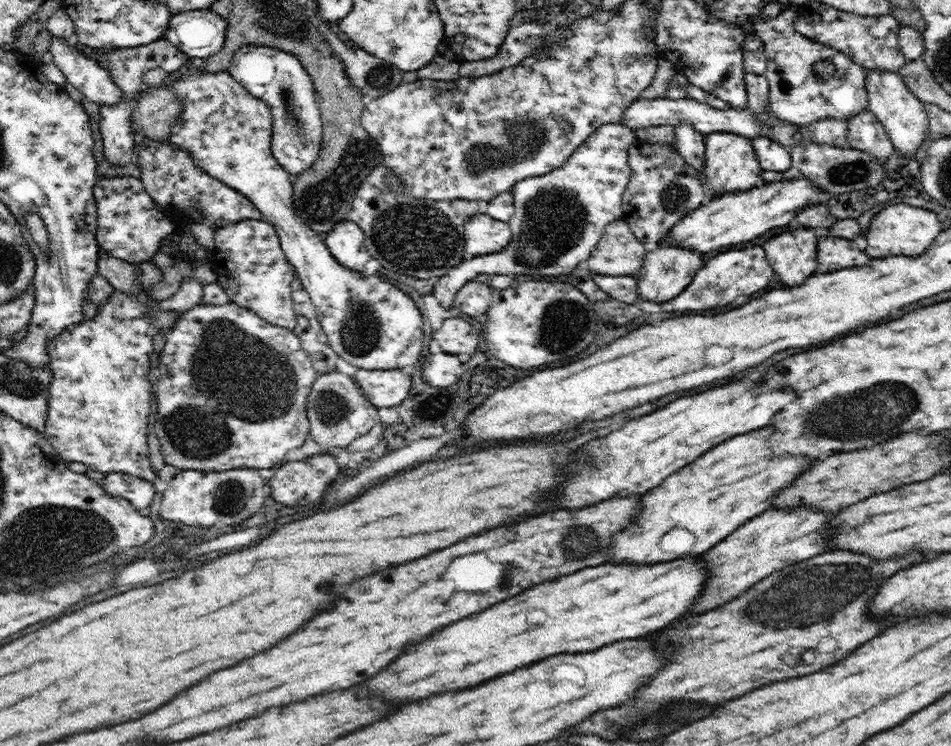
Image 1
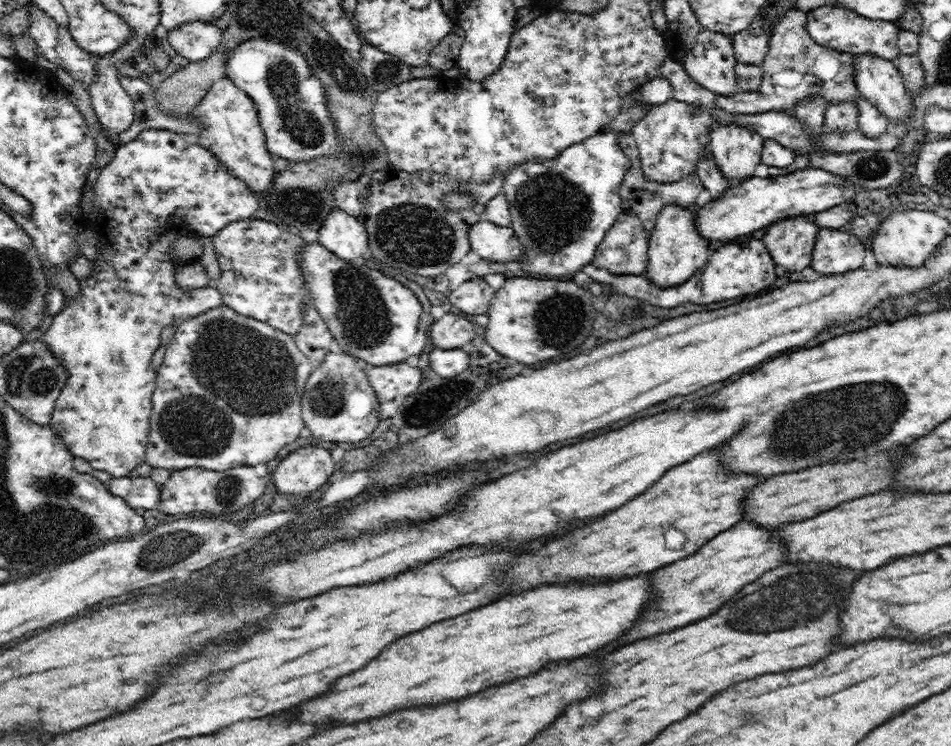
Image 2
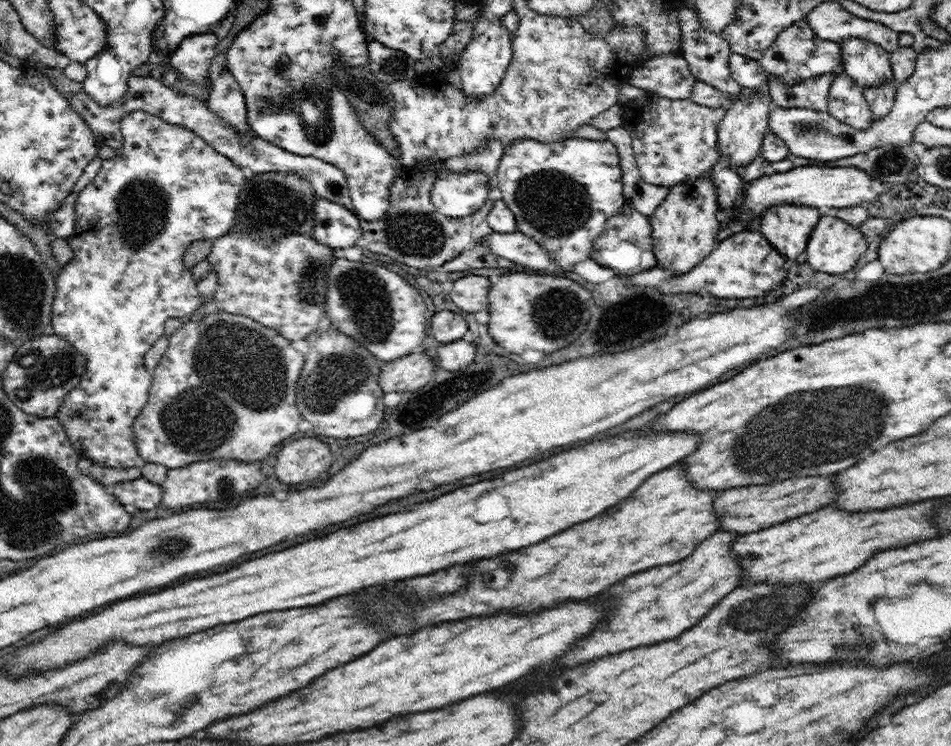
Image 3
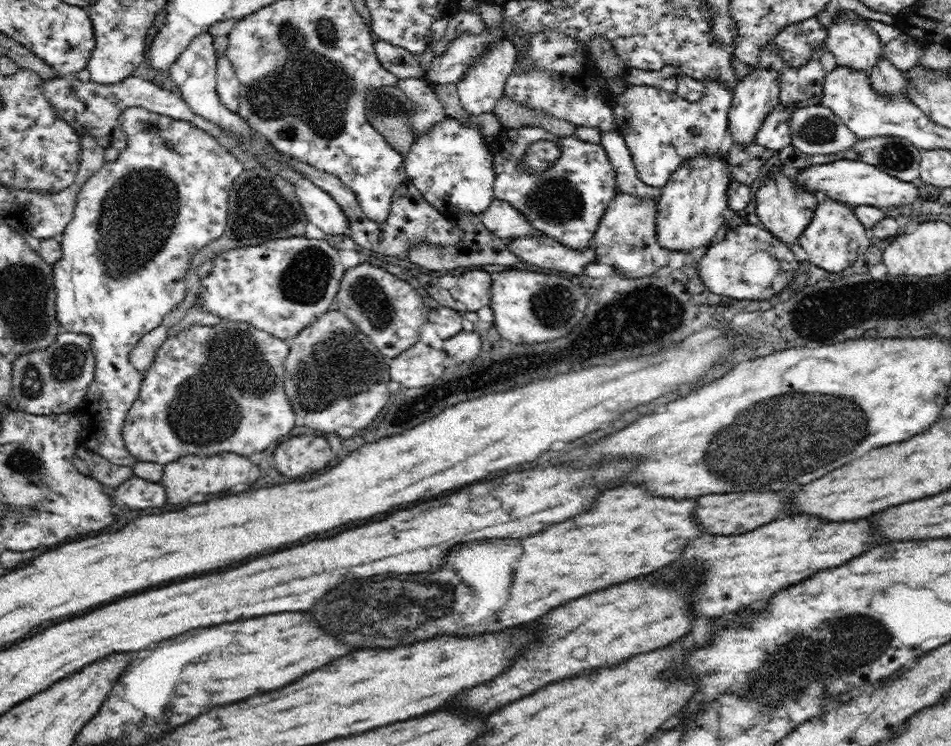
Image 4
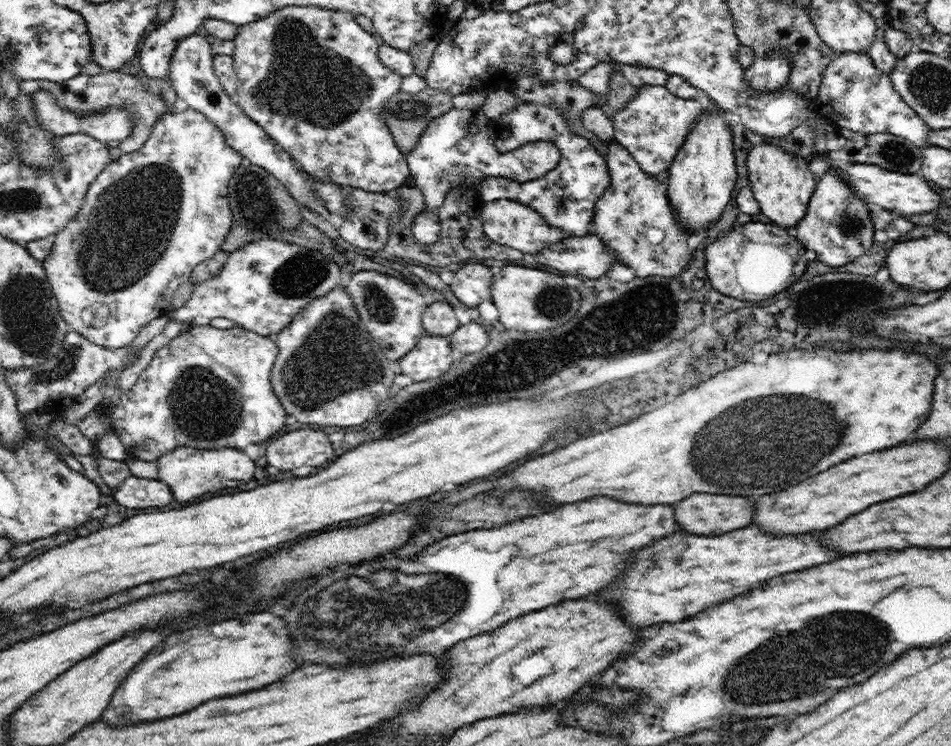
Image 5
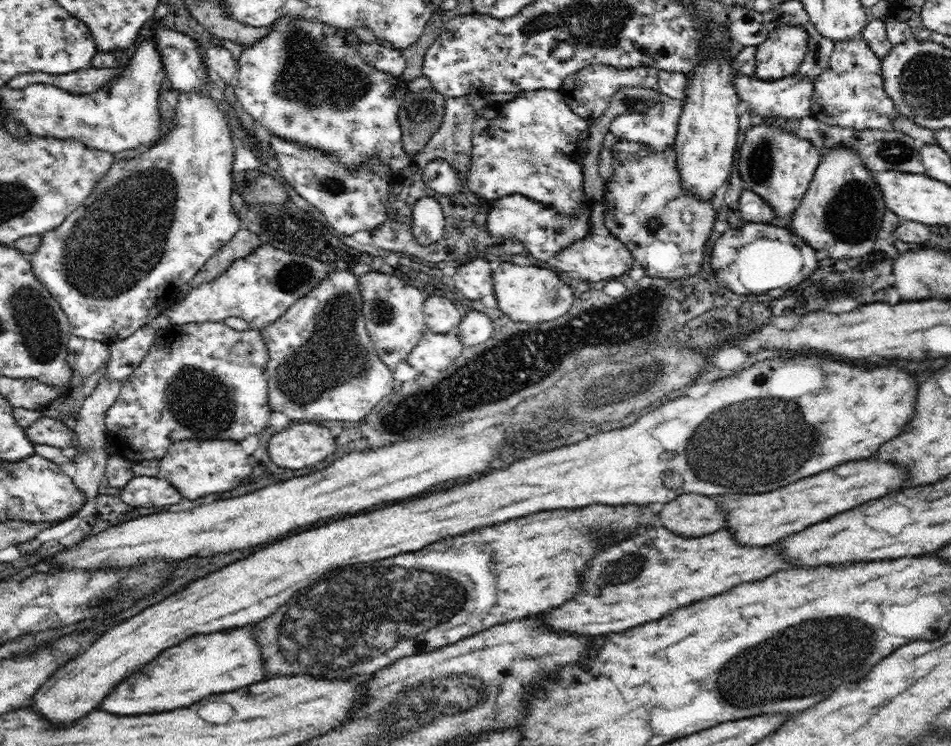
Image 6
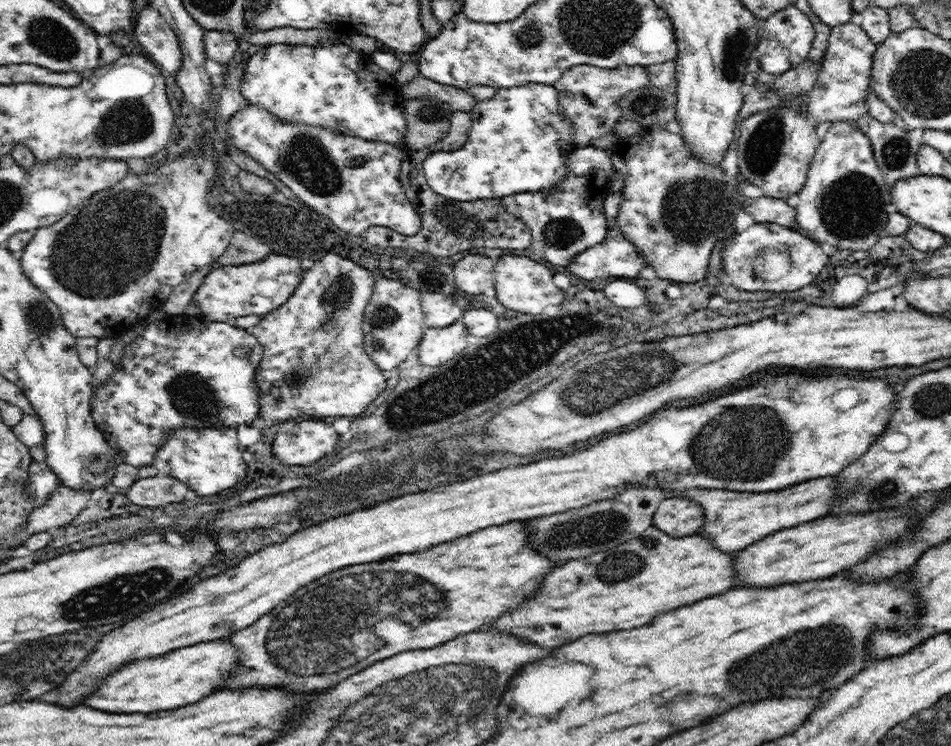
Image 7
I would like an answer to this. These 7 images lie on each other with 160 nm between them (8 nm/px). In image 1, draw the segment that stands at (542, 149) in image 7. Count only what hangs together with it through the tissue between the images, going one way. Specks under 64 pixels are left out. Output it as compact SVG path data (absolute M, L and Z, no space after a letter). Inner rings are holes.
M619 122L599 126L596 132L572 152L561 167L550 170L548 174L532 176L516 182L511 191L515 212L508 222L513 232L510 242L504 250L472 257L470 260L464 259L441 276L432 292L439 300L440 306L444 310L453 308L458 290L473 278L481 278L483 274L508 274L508 276L526 274L531 278L546 278L546 276L570 274L576 266L586 262L602 238L605 226L624 216L625 206L622 195L631 177L628 150L635 139L634 130Z

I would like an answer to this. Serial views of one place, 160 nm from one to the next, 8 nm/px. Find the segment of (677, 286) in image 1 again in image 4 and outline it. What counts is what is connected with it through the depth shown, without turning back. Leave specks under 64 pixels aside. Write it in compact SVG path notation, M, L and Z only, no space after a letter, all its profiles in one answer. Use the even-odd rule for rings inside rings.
M698 154L676 168L668 182L661 187L657 202L656 238L662 248L687 250L710 244L718 228L726 224L724 210L728 206L728 187L732 180L728 159L724 161L718 154Z

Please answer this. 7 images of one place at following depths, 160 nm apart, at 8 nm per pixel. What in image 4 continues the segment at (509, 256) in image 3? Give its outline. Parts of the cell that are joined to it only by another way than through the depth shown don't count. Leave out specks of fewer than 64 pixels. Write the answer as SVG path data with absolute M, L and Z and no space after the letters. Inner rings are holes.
M542 234L515 238L507 242L507 245L518 258L528 264L570 274L582 274L586 265L595 260L593 246L584 250L574 250Z

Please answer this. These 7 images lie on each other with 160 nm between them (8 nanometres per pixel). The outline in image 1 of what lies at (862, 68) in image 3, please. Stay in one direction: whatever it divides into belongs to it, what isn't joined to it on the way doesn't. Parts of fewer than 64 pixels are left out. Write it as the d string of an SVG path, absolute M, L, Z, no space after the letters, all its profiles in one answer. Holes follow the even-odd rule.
M866 70L866 93L869 110L883 124L888 137L902 154L915 156L922 142L928 139L928 117L925 104L907 87L898 72Z

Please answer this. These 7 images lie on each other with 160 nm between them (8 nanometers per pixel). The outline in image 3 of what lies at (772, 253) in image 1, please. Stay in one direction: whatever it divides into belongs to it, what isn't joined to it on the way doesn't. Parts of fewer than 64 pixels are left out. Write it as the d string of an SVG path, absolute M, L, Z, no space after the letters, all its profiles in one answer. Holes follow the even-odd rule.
M780 204L760 214L760 231L786 260L796 260L806 250L808 238L821 215L813 206Z

